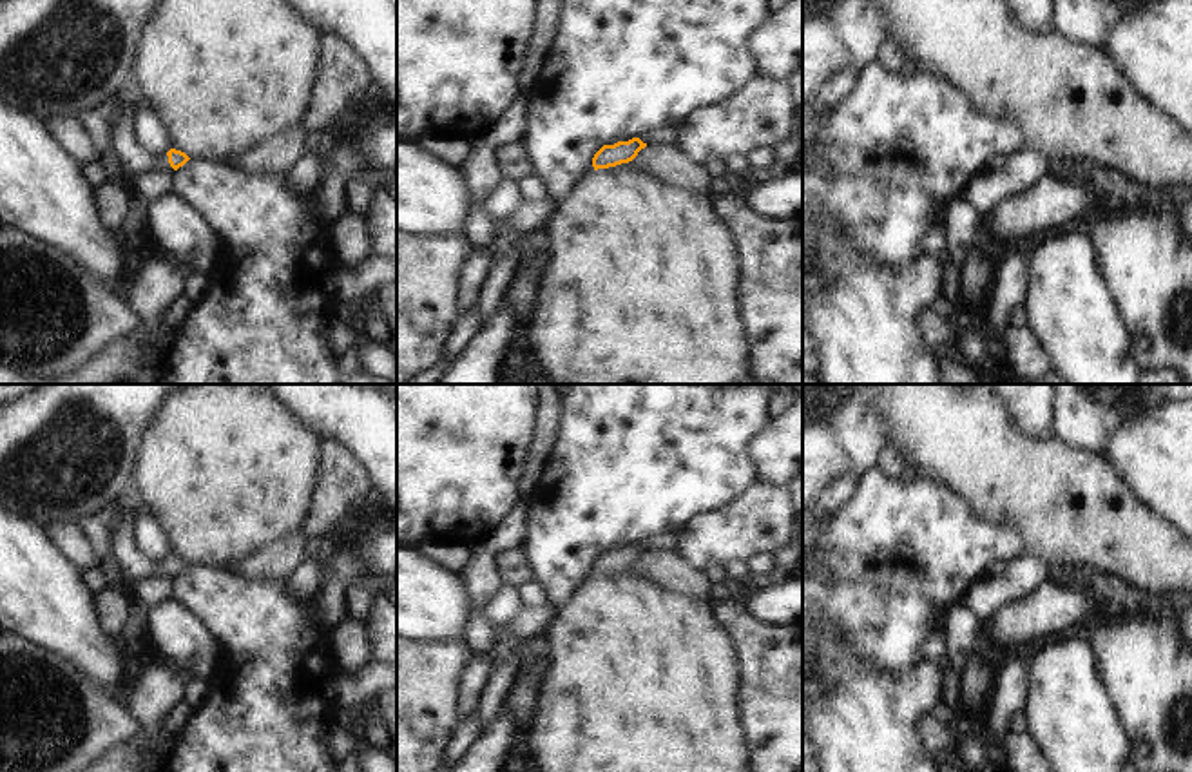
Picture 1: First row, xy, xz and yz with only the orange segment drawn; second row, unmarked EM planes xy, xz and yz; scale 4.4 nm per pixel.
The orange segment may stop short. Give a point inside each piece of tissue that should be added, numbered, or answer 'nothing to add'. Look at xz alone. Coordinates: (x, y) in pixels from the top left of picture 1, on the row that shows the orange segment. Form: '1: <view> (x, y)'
nothing to add

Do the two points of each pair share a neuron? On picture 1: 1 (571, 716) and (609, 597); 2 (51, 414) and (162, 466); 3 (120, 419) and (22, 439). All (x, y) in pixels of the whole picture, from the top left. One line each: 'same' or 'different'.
1: same
2: different
3: same

